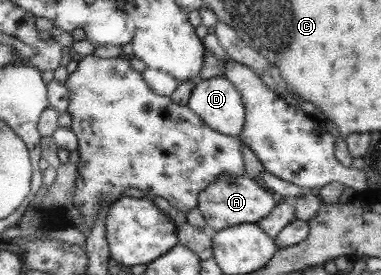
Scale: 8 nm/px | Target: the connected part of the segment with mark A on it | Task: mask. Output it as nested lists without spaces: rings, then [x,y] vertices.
[[[221,175],[214,183],[207,186],[198,196],[197,209],[208,228],[216,231],[234,227],[240,224],[258,224],[265,219],[275,208],[270,192],[262,190],[256,182],[248,178],[230,178],[230,175]]]

